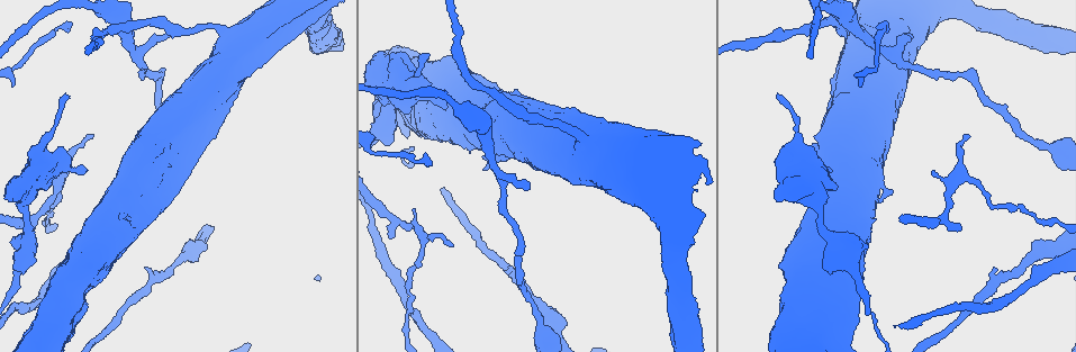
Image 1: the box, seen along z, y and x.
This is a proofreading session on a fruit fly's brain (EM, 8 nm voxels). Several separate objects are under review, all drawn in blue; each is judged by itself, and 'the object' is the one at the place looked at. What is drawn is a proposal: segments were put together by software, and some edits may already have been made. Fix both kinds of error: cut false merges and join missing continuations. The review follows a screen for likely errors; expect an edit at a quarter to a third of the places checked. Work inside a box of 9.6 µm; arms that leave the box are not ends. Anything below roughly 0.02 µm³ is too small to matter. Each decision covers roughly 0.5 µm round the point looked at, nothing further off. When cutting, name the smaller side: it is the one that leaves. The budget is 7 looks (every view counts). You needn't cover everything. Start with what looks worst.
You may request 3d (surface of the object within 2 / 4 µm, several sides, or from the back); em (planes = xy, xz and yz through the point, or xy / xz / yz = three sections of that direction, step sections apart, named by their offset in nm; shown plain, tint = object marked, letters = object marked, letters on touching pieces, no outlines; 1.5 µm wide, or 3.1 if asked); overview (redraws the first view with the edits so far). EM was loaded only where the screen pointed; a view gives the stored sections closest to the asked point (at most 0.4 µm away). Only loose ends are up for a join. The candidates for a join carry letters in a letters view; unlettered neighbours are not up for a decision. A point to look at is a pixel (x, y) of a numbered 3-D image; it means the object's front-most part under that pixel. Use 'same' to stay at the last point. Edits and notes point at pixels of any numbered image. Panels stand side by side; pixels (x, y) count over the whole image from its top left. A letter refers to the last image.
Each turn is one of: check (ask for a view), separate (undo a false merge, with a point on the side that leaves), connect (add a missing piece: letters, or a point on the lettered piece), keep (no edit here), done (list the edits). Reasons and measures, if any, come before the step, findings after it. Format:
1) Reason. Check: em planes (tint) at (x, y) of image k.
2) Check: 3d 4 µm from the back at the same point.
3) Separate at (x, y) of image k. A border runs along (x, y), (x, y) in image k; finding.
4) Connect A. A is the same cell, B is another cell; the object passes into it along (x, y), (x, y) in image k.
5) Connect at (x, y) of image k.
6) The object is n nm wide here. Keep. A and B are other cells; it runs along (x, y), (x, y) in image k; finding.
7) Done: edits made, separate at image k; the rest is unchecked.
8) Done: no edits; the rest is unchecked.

Check: em planes (letters) at (960, 229) of image 1.

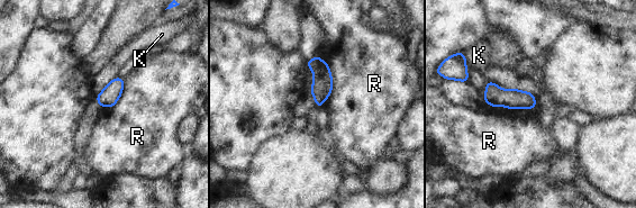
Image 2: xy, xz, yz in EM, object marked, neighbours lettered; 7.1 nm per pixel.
The longest contact is with R, 360 nm. Keep. K and R are other cells; a border runs along (318, 55), (332, 77), (323, 106) in image 2; none of them fits.

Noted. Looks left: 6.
Sudden change in width. Check: em yz step 8 (plain) at (538, 328) of image 1.

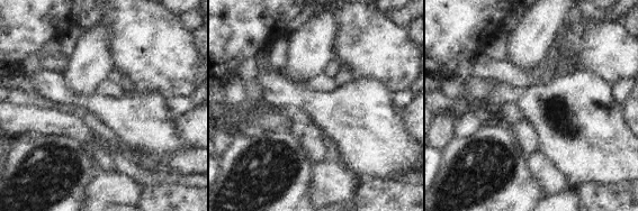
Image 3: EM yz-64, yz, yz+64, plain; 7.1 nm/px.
See the neighbours. Check: em yz step 8 (letters) at the same point.

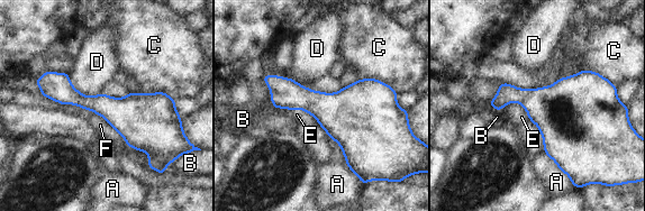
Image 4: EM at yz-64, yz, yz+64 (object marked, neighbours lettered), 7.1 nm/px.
The object is 260 nm wide here. Keep. A, B, C, D, E and F are other cells; a border runs along (84, 108), (100, 115), (109, 124) in image 4; continuous, no second neuron.

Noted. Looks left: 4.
Thick turns thin. Check: em xy step 8 (tint) at (576, 132) of image 1.

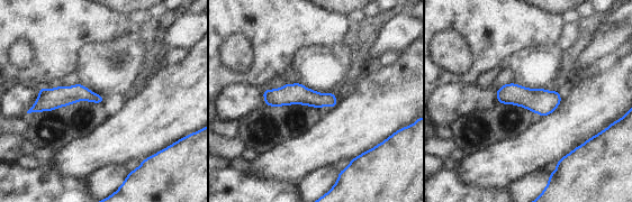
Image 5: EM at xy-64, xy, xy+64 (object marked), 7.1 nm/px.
Cut it another way. Check: em planes (tint) at the same point.

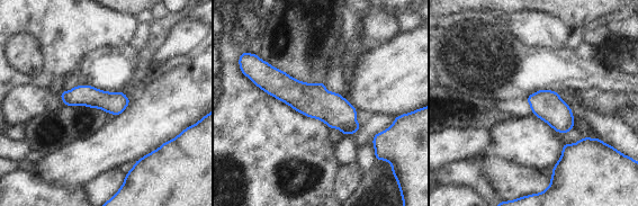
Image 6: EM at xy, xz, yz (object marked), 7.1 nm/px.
Check: em planes (letters) at the same point.

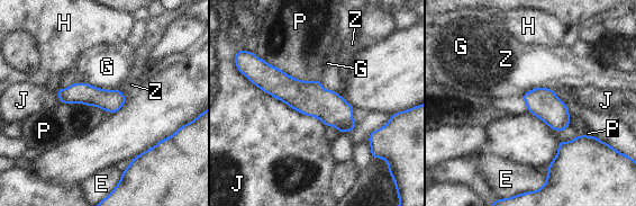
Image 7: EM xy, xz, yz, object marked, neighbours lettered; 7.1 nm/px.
Keep. E, G, H, J, P and Z are other cells; it runs along (254, 75), (328, 106), (352, 125) in image 7; all the same neuron.

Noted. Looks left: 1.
Done: no edits; the rest is unchecked.

